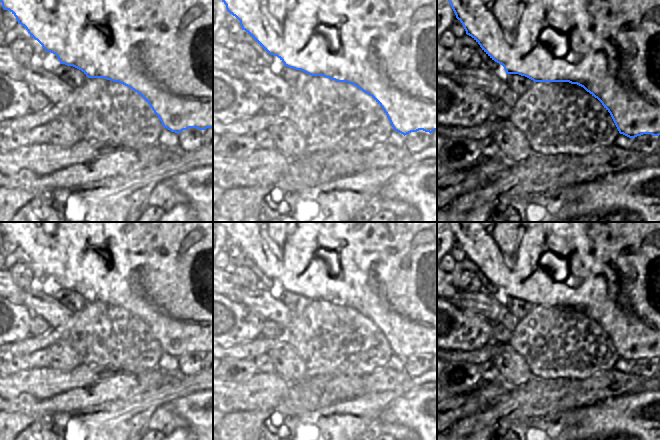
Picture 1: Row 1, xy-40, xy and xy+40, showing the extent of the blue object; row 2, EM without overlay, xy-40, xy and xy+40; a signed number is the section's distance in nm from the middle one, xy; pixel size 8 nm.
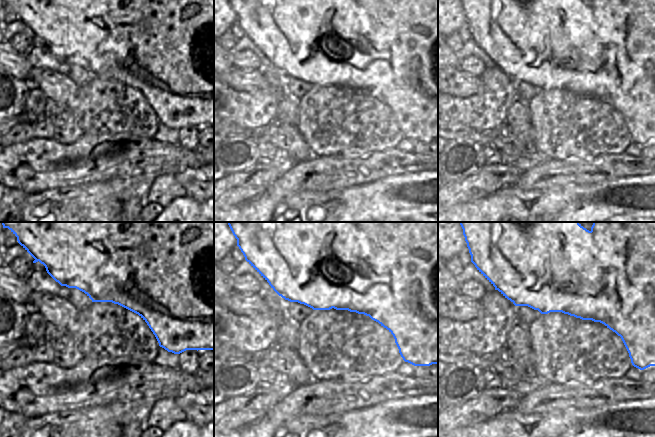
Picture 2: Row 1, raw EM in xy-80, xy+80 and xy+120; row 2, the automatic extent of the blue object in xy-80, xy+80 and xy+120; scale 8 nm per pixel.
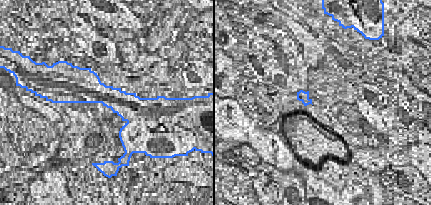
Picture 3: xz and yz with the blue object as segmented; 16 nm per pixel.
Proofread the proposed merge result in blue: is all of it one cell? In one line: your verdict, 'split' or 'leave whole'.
split

